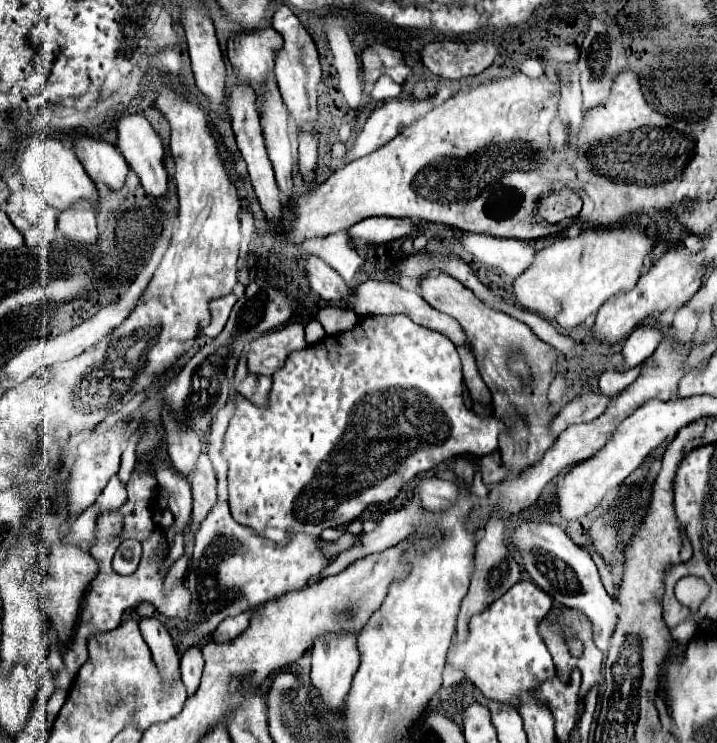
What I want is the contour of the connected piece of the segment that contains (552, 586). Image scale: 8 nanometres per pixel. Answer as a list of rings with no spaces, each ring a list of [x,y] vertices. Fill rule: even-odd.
[[[528,521],[518,525],[510,535],[510,545],[514,553],[522,553],[526,573],[542,591],[546,591],[556,603],[564,603],[564,607],[580,609],[592,621],[596,647],[600,651],[608,651],[618,615],[590,555],[578,547],[560,525],[548,521]]]

